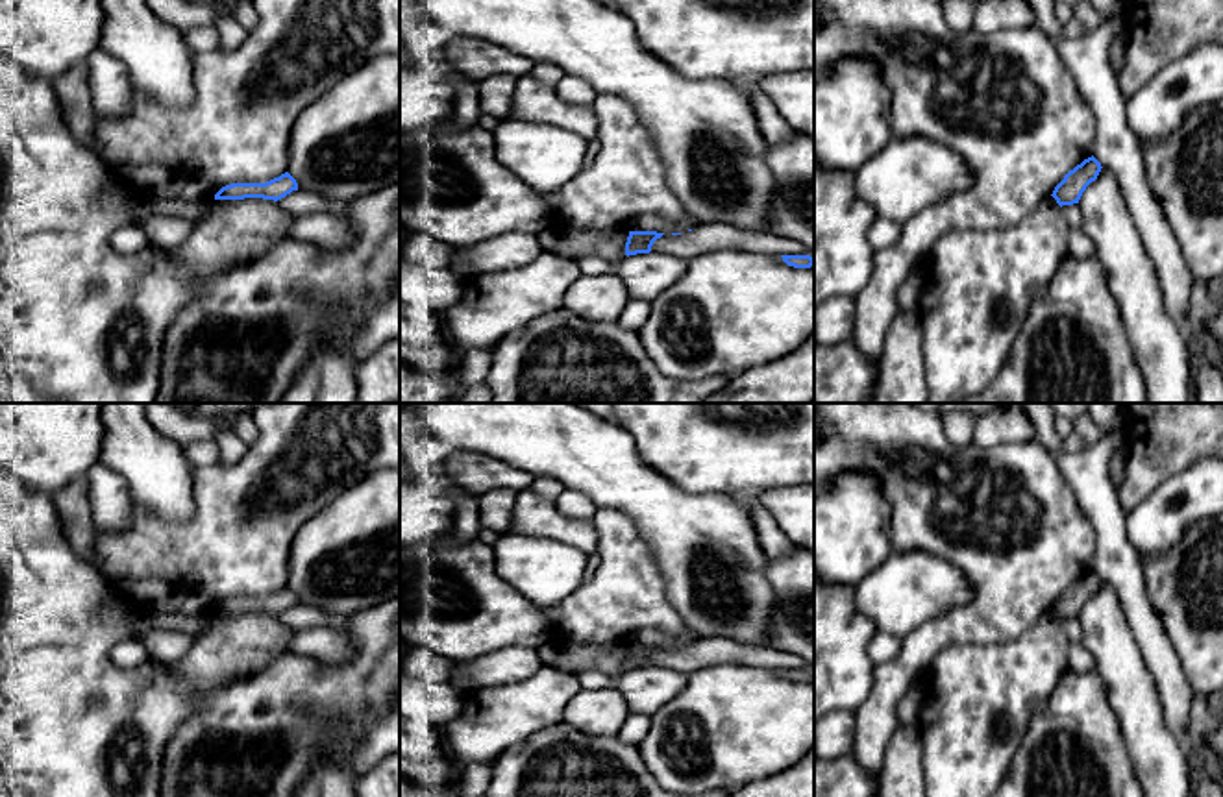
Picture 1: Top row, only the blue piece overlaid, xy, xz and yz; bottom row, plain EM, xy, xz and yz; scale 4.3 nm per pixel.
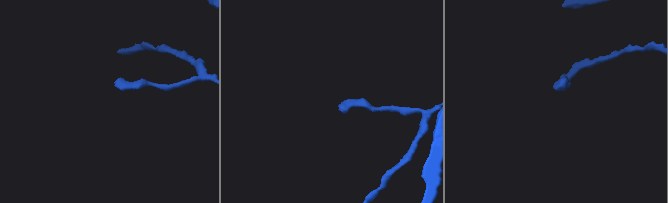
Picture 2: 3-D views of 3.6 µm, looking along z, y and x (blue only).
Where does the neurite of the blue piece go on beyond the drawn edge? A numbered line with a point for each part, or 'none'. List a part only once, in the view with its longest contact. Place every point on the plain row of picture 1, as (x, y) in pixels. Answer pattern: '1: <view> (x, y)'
none

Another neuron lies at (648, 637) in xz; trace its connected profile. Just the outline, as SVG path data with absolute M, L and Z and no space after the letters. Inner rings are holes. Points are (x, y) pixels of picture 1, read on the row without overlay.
M686 627L683 632L679 634L668 634L662 631L655 631L655 629L644 629L638 632L629 632L624 640L624 644L627 645L657 645L657 647L664 647L664 649L672 649L672 647L685 647L692 642L696 642L699 636Z

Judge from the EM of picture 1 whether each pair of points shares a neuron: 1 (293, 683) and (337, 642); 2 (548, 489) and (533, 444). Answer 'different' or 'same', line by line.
1: different
2: different

